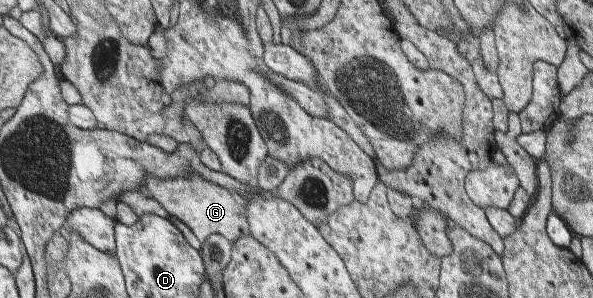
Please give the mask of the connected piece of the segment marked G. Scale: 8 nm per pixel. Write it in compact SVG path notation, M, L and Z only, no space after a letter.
M199 173L191 177L167 177L167 179L149 175L148 188L152 192L152 198L162 203L171 215L185 222L202 243L208 241L214 234L225 235L236 242L241 237L253 233L247 208L248 201Z

